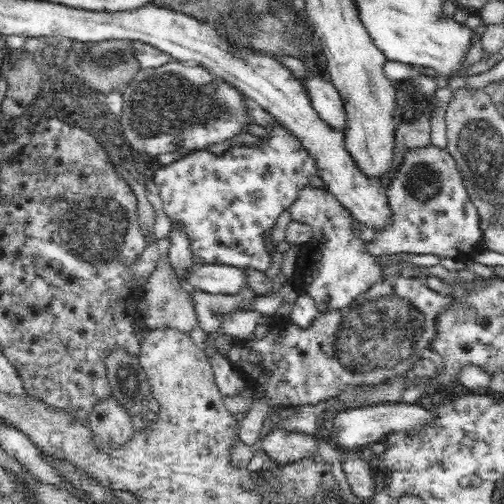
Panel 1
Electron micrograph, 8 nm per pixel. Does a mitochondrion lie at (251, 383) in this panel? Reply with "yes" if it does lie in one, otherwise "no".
no

